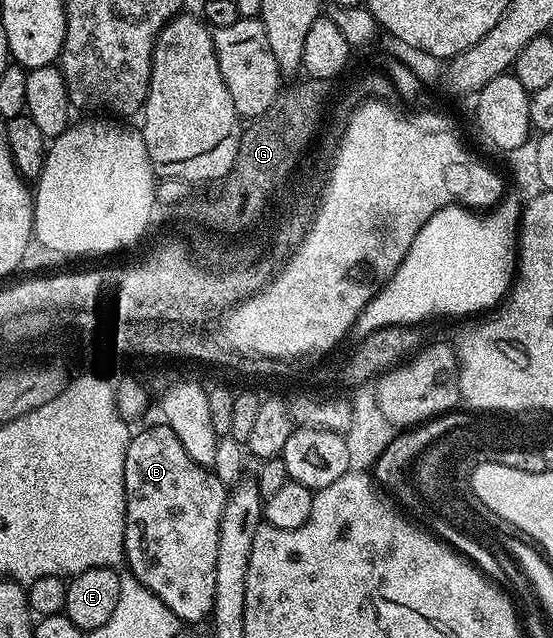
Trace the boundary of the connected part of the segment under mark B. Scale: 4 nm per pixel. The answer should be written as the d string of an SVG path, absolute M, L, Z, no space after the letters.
M158 424L151 425L140 433L138 430L132 436L129 447L125 451L125 539L123 540L125 565L126 568L131 568L128 569L130 576L138 579L149 591L153 591L153 595L157 595L157 599L161 599L161 603L165 603L165 607L169 607L169 611L173 611L173 615L177 615L180 622L206 622L210 618L213 607L213 591L217 591L217 539L221 531L221 519L229 489L221 483L221 479L217 479L217 475L208 466L198 465L196 461L189 459L189 451L181 447L181 439L173 435L173 431L167 424Z

